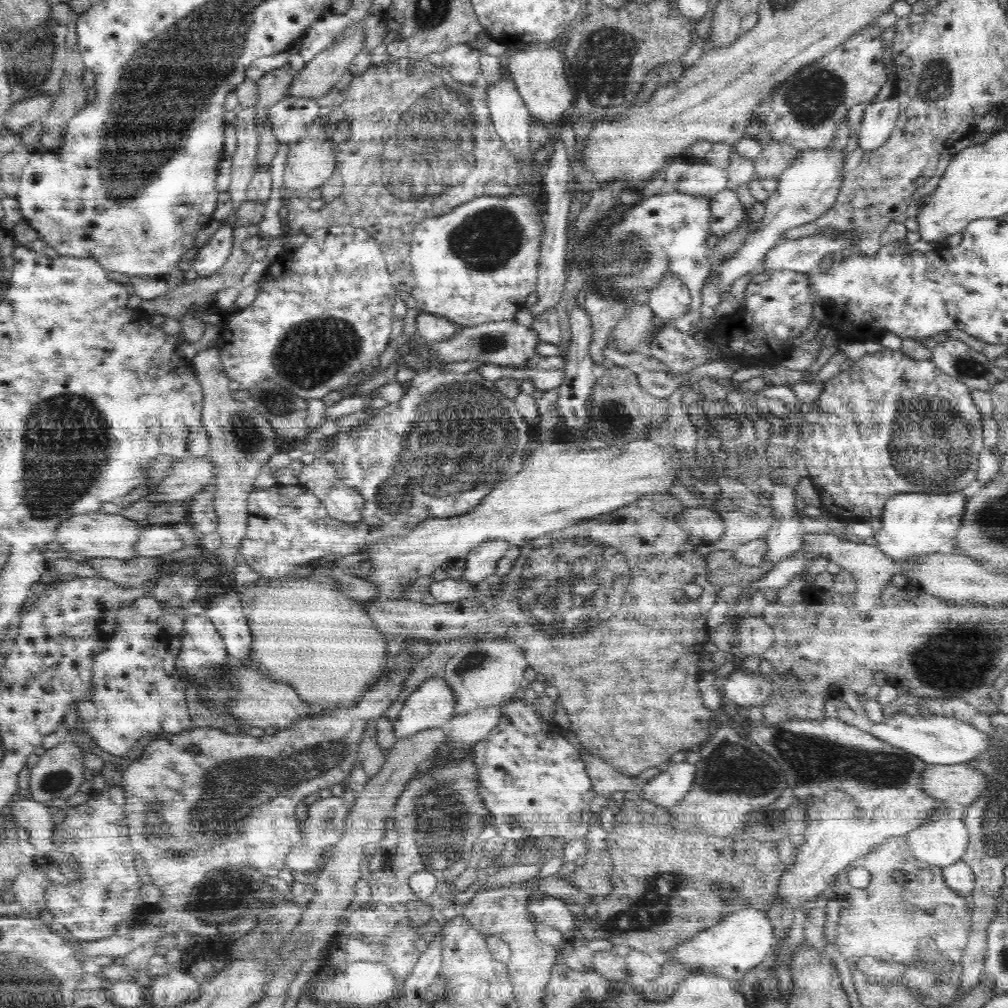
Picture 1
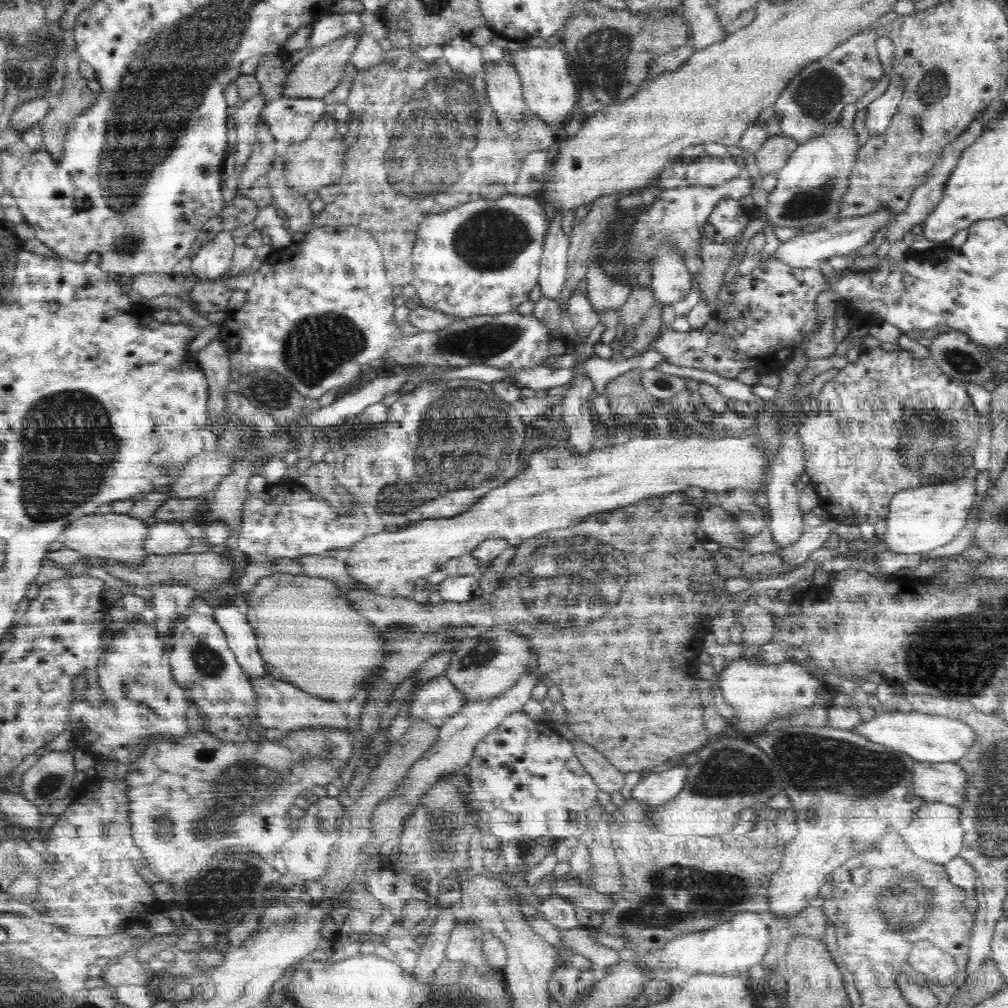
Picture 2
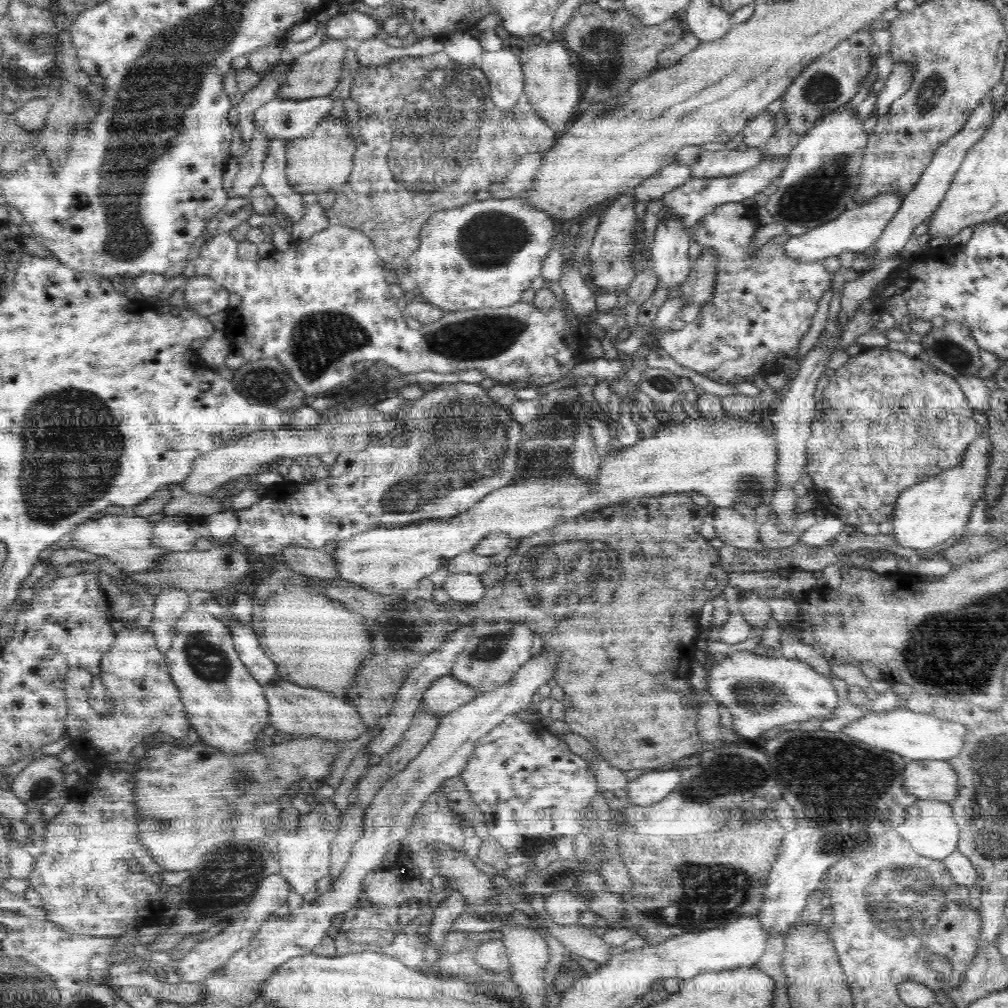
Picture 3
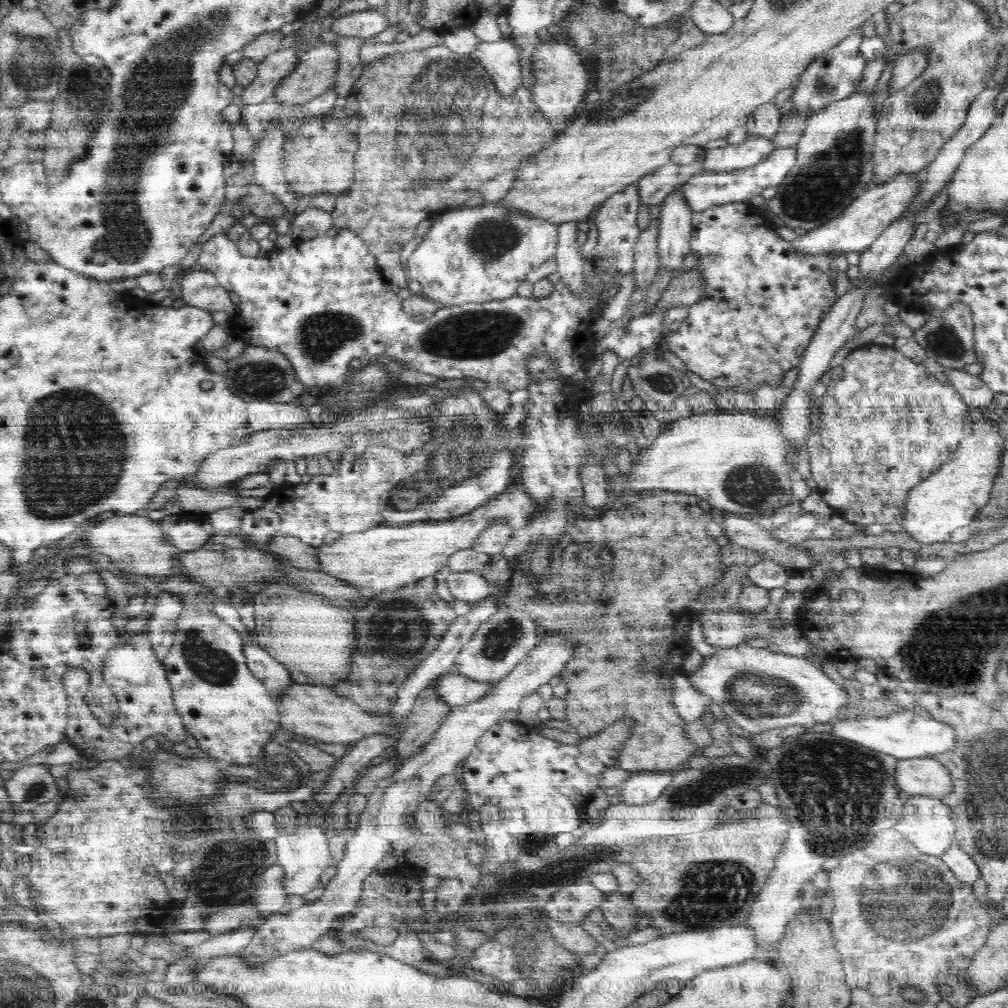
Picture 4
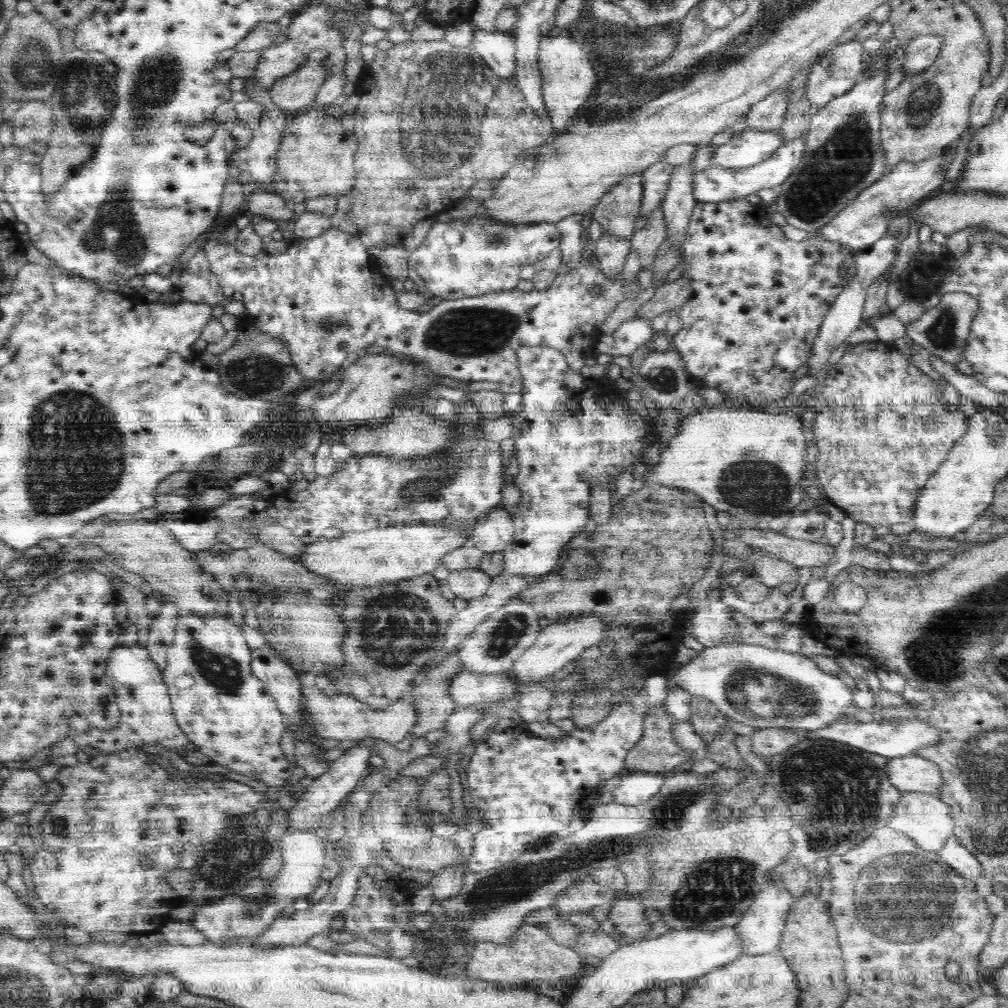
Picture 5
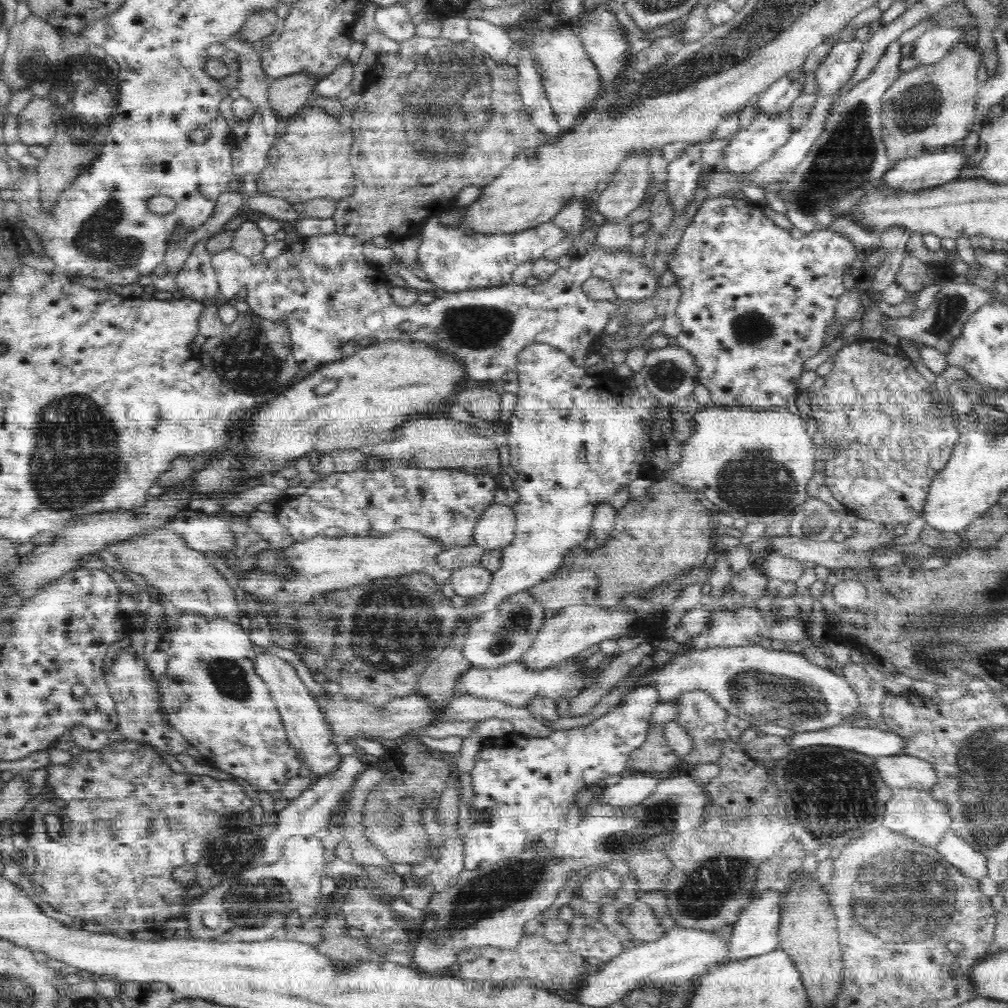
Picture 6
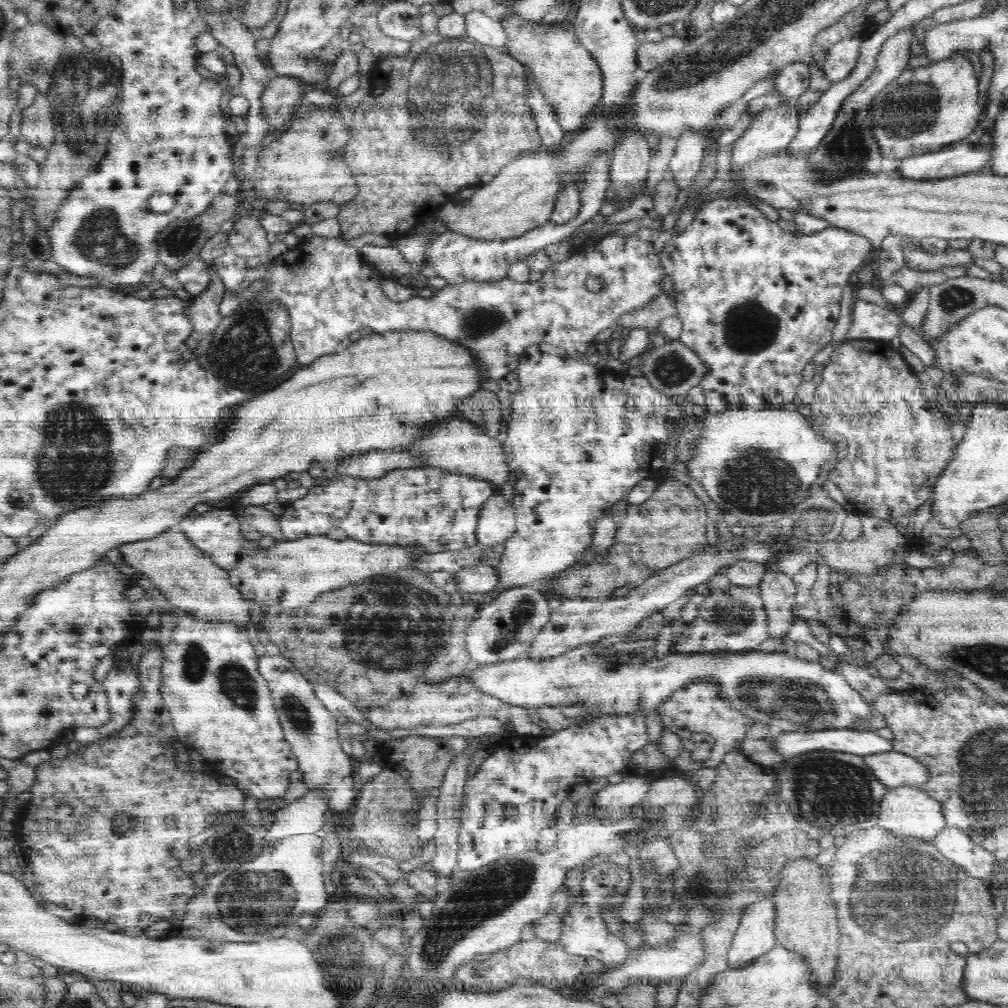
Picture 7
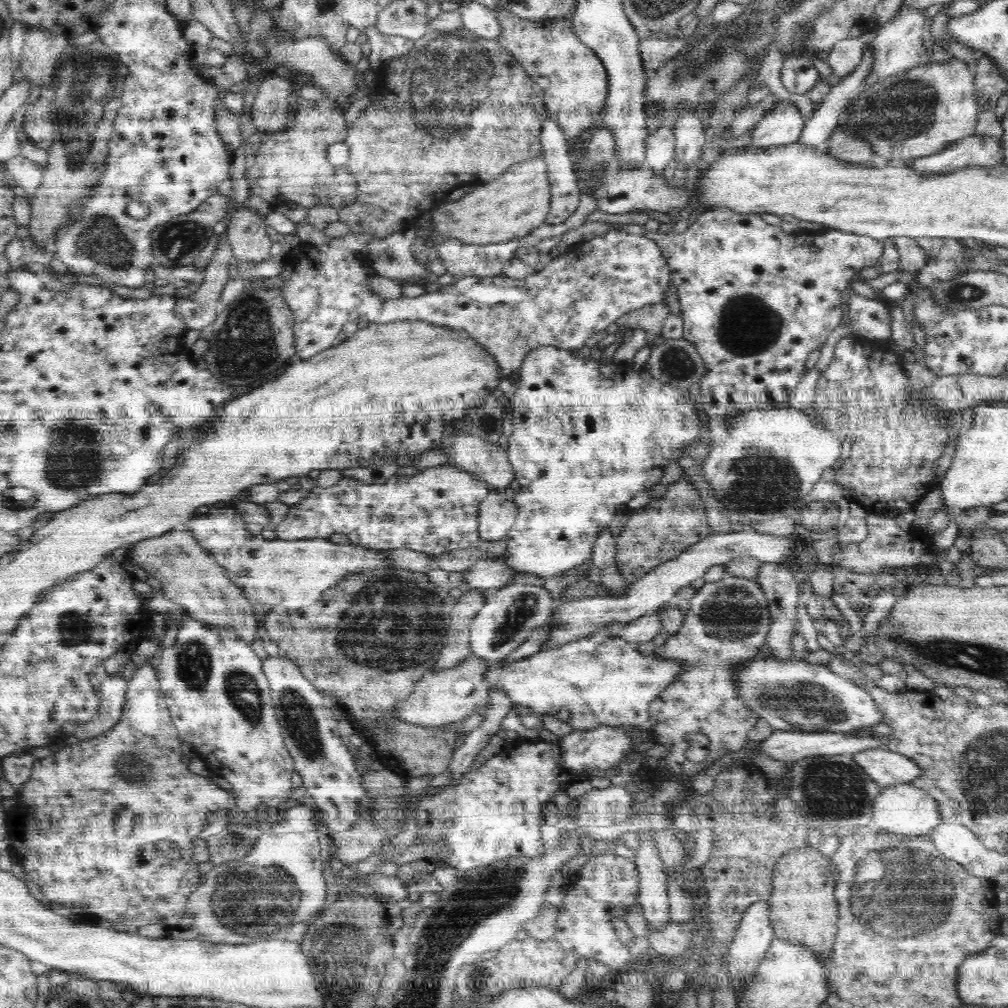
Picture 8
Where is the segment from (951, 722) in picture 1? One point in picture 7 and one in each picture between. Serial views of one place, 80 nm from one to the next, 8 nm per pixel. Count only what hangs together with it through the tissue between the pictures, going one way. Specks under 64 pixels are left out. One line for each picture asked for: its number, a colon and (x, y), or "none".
2: (927, 738)
3: (915, 736)
4: (904, 734)
5: (886, 739)
6: (873, 742)
7: (856, 740)

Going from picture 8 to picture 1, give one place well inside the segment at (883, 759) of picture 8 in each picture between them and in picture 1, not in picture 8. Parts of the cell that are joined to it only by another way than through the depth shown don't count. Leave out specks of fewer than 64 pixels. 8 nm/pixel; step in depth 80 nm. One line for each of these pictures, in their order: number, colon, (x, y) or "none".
1: (961, 784)
2: (945, 782)
3: (929, 779)
4: (925, 776)
5: (912, 773)
6: (903, 771)
7: (893, 769)

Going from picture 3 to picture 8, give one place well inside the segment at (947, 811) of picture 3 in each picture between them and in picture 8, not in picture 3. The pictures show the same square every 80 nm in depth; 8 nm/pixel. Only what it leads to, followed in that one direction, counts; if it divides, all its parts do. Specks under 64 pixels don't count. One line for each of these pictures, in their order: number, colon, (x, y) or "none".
4: (926, 822)
5: (923, 818)
6: (915, 814)
7: (907, 810)
8: (903, 809)

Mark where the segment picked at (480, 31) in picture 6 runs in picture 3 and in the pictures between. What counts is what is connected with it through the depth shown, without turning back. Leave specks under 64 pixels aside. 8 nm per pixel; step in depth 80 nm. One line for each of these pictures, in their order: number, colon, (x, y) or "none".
3: (502, 68)
4: (501, 59)
5: (497, 49)

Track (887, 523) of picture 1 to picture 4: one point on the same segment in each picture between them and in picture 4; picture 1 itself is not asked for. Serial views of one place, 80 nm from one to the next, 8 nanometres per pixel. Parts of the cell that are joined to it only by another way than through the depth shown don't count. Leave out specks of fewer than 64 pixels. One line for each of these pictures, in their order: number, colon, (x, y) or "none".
2: (921, 519)
3: (926, 514)
4: (951, 497)

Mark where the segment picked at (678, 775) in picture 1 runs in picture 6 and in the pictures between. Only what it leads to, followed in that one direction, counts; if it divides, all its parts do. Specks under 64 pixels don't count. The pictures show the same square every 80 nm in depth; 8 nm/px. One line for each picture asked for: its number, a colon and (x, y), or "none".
2: (656, 789)
3: (651, 787)
4: (643, 787)
5: (635, 788)
6: (633, 788)

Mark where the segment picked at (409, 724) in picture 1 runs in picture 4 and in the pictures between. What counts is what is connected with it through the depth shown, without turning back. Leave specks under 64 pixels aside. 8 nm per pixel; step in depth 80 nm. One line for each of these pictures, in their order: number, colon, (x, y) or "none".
2: (436, 701)
3: (446, 694)
4: (454, 689)

